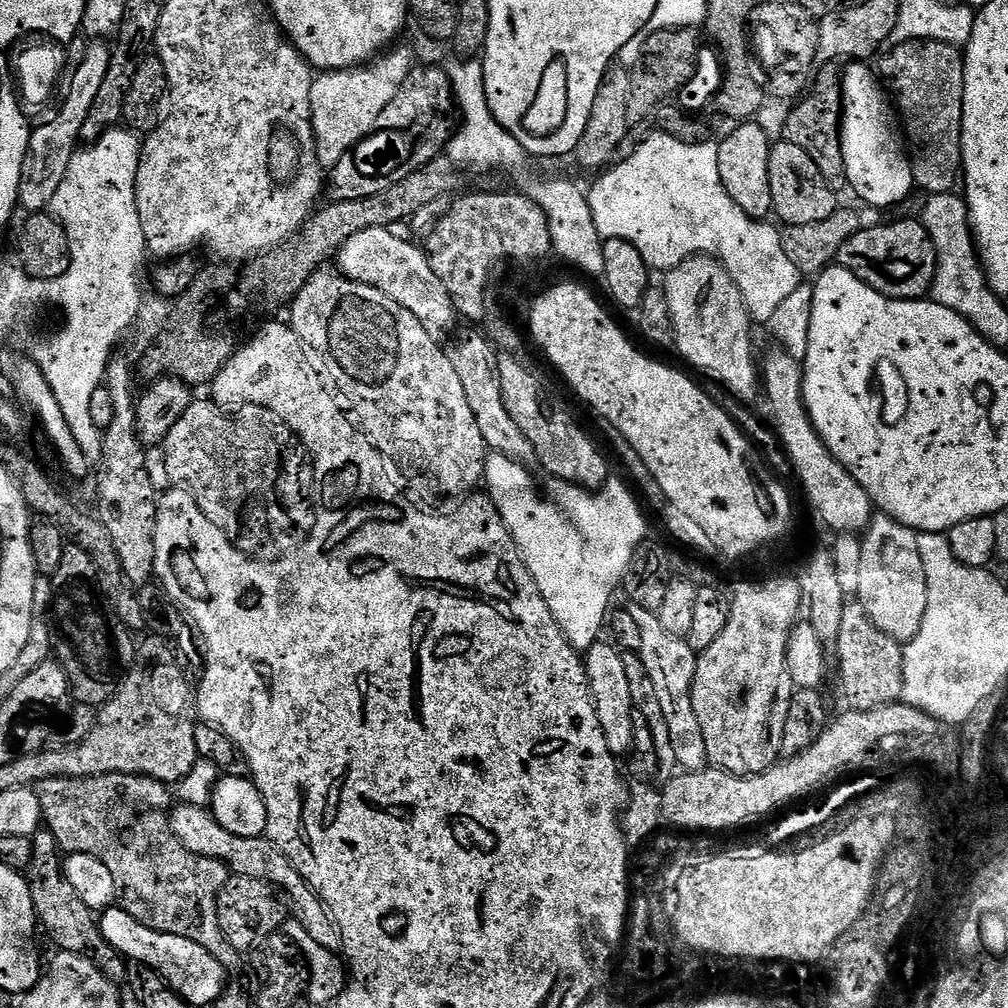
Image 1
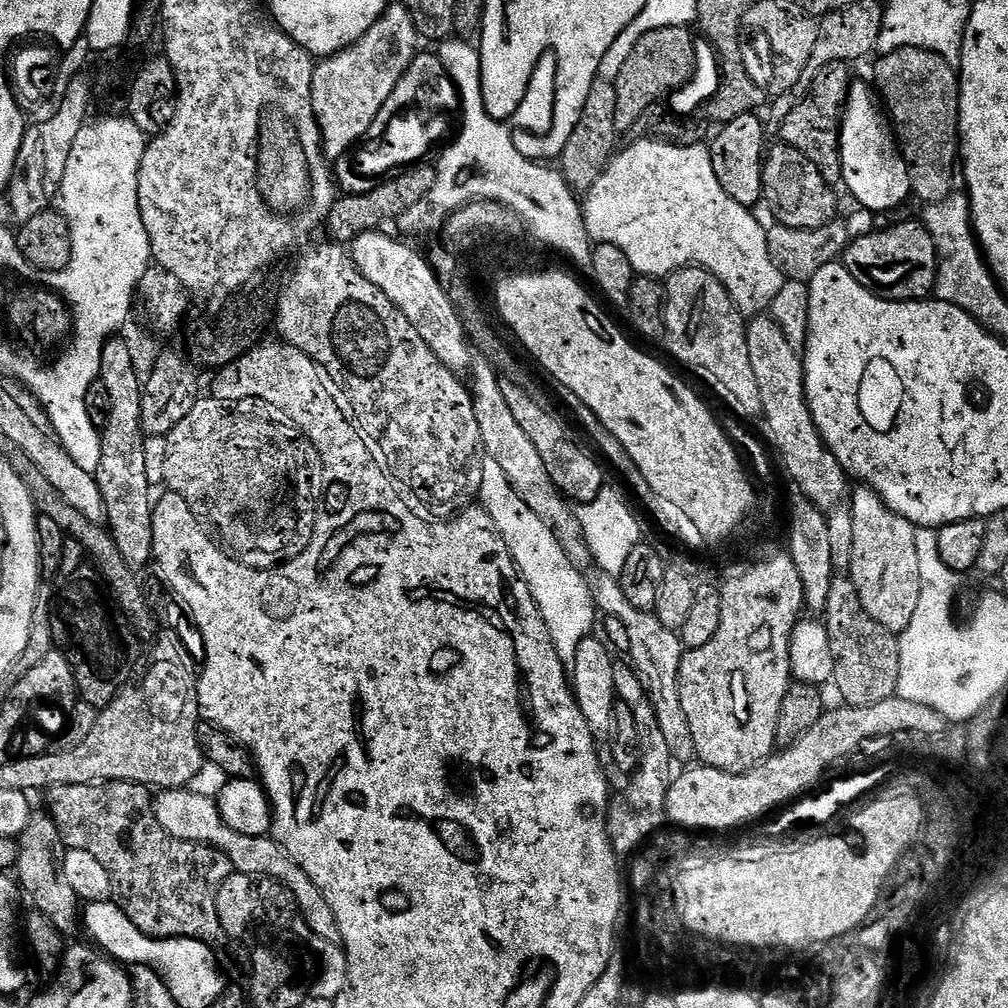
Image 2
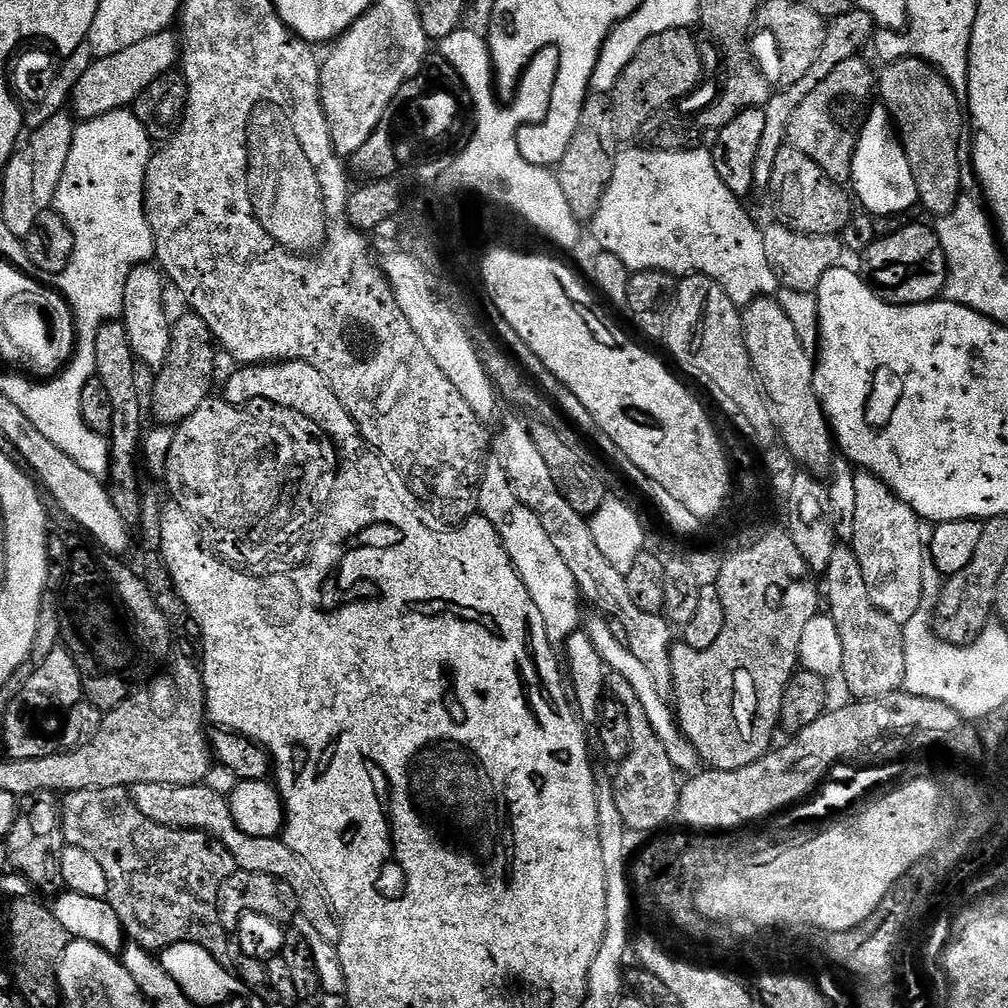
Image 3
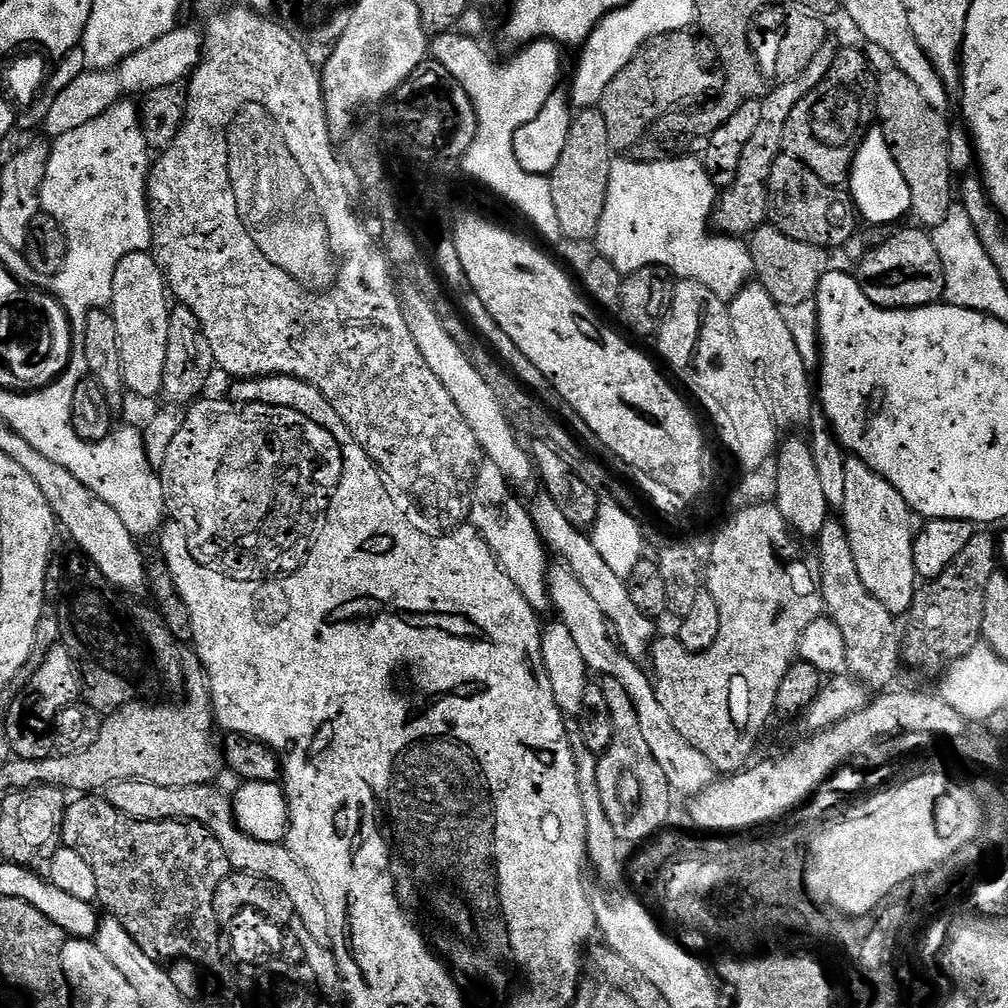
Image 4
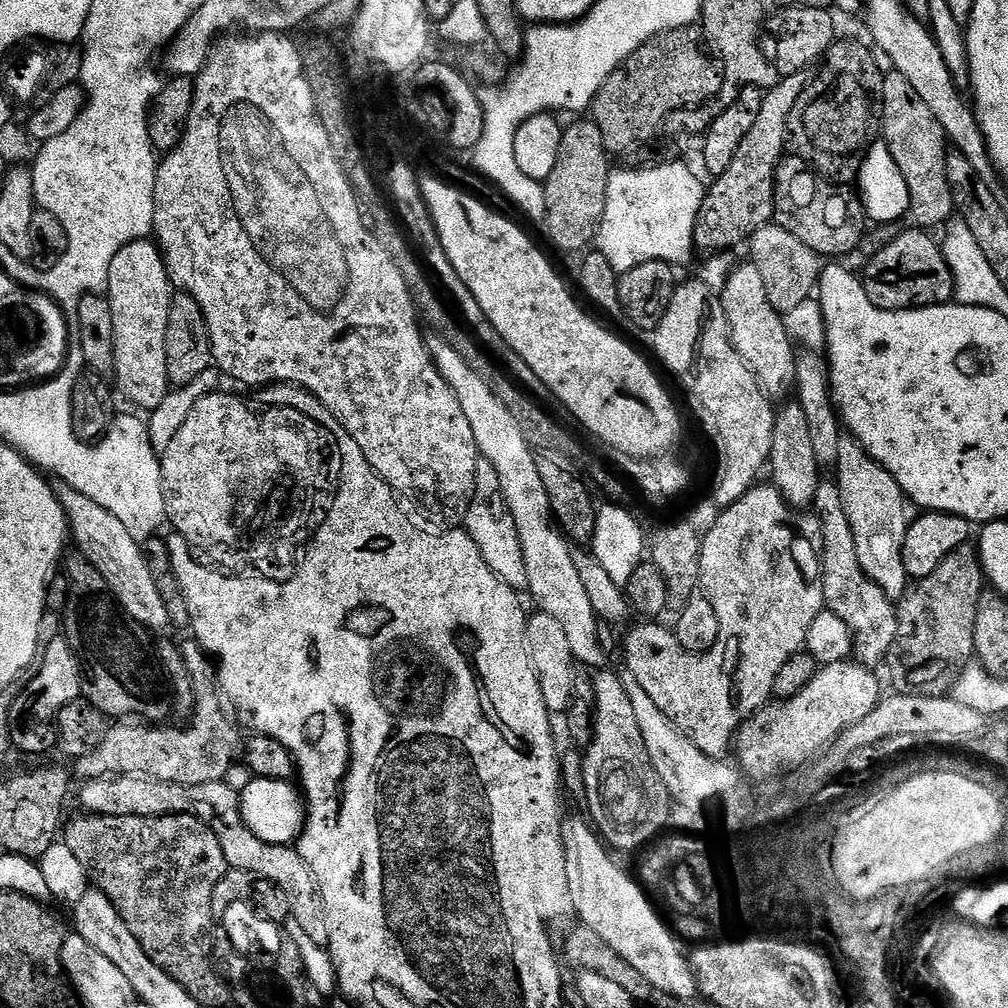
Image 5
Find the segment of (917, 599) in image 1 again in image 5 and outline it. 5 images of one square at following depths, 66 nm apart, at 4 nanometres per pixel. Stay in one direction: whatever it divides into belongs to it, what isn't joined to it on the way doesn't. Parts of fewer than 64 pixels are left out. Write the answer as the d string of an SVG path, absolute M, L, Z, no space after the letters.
M851 434L841 435L838 456L834 483L840 487L842 506L846 510L846 518L850 518L850 530L854 530L858 562L862 562L862 570L893 602L899 602L910 587L904 561L910 515L904 492L898 482L894 482L892 475L874 458L870 458L868 451Z

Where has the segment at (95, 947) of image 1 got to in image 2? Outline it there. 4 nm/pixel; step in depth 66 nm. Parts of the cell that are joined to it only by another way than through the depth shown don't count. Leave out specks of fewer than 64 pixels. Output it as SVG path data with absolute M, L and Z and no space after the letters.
M33 811L30 822L26 822L26 830L18 837L20 849L18 862L14 869L18 888L32 899L32 908L48 919L52 927L60 931L61 936L71 938L82 928L82 902L74 894L70 882L66 882L64 873L64 853L66 851L62 842L62 834L58 834L58 826L54 818L47 811Z

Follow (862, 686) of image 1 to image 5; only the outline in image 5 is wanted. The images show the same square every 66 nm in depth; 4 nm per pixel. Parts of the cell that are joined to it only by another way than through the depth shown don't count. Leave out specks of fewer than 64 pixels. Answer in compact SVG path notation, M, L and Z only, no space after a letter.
M821 479L816 498L814 512L820 521L820 544L822 545L822 575L824 577L824 603L827 611L838 614L842 622L852 632L854 656L865 666L877 666L897 647L899 634L897 605L873 580L862 570L862 562L858 562L858 546L854 546L854 530L850 530L850 518L846 518L846 510L842 506L840 487L831 479Z

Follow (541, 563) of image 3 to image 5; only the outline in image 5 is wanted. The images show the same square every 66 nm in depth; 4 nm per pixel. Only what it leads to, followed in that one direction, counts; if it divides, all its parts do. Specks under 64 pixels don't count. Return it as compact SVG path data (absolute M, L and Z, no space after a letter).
M481 458L476 467L476 489L472 495L472 505L468 507L468 533L474 538L474 542L480 550L482 556L486 558L486 562L490 566L490 570L494 570L494 574L499 580L504 580L512 588L524 590L528 588L528 567L524 561L524 548L520 545L520 535L516 529L516 522L508 509L506 498L502 494L502 486L498 482L498 474L494 470L494 466L489 460Z

